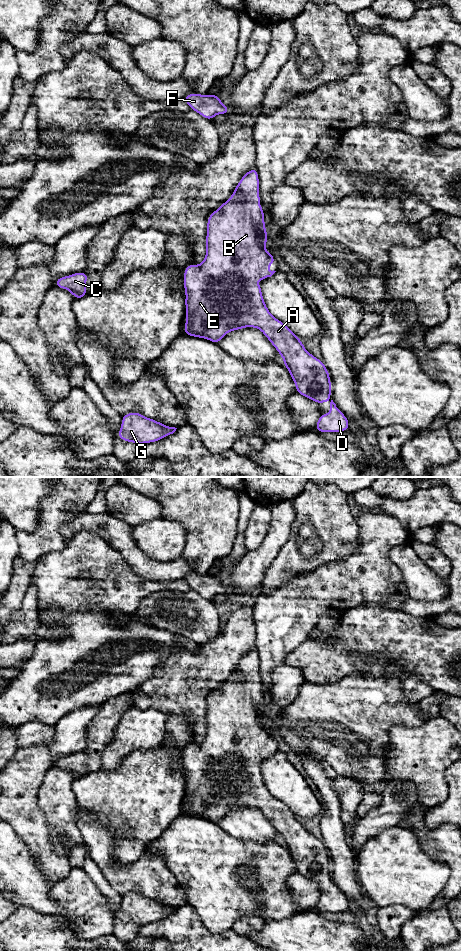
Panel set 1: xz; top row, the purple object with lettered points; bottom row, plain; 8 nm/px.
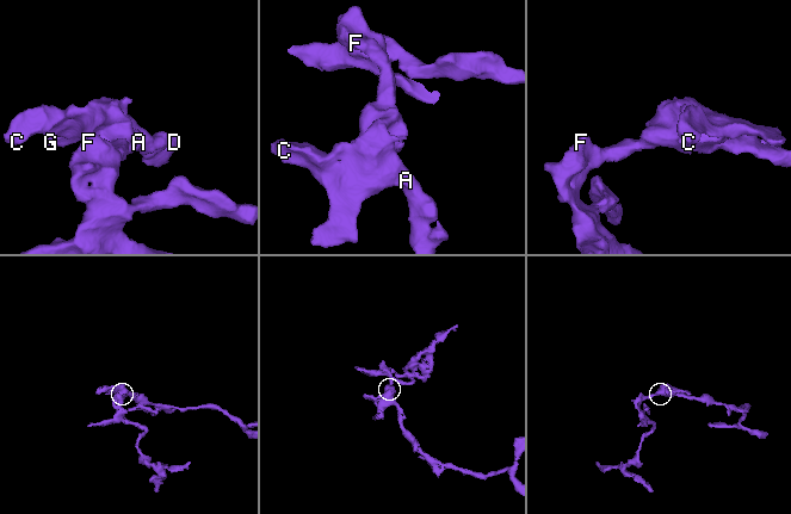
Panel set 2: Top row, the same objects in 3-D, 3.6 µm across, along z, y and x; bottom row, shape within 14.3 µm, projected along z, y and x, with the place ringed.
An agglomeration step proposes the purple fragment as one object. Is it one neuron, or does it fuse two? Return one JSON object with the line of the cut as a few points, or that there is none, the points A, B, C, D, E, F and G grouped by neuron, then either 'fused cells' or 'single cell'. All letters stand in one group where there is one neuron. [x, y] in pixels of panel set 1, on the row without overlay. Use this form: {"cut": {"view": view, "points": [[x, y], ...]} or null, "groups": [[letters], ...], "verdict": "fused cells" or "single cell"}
{"cut": null, "groups": [["A", "B", "C", "D", "E", "F", "G"]], "verdict": "single cell"}

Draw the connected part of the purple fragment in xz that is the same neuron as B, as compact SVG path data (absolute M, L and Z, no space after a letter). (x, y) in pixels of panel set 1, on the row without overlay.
M254 647L242 656L231 678L210 694L207 700L205 739L200 745L189 744L184 749L186 803L183 814L204 818L218 825L219 821L230 811L245 807L261 810L282 836L283 844L295 863L296 873L322 884L331 878L329 851L323 841L310 834L304 828L303 822L269 792L262 776L261 765L255 763L257 760L271 757L276 752L268 750L268 745L275 744L276 741L274 735L270 734L264 726L268 722L269 715L265 709L264 690L259 683L259 656Z

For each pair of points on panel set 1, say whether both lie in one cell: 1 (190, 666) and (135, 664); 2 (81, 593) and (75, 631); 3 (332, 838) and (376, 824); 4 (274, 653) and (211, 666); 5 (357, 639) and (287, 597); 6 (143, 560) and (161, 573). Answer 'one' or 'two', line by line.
1: two
2: two
3: two
4: two
5: two
6: one

